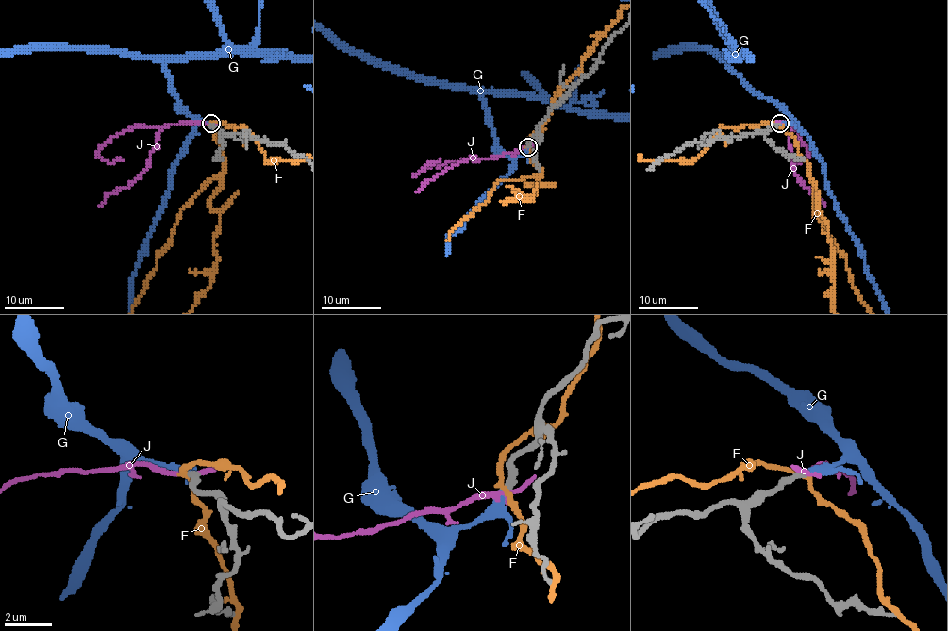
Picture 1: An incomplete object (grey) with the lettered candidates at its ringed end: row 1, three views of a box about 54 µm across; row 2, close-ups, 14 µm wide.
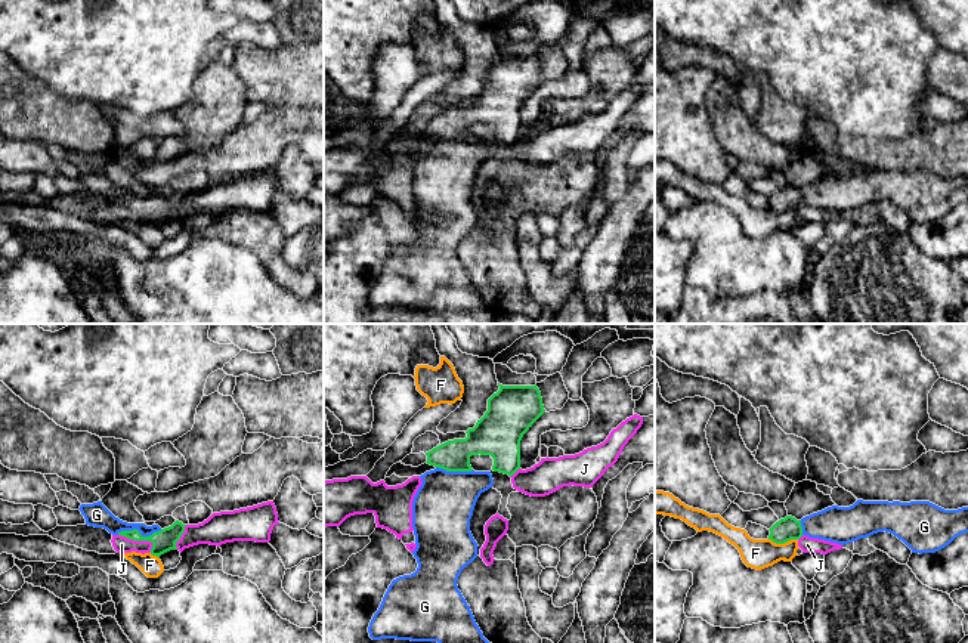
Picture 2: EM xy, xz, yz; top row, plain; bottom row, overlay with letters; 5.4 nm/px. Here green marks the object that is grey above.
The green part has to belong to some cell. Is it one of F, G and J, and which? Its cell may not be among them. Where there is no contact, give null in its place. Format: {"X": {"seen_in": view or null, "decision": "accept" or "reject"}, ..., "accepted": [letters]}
{"F": {"seen_in": "yz", "decision": "reject"}, "G": {"seen_in": "xy", "decision": "accept"}, "J": {"seen_in": "xy", "decision": "reject"}, "accepted": ["G"]}

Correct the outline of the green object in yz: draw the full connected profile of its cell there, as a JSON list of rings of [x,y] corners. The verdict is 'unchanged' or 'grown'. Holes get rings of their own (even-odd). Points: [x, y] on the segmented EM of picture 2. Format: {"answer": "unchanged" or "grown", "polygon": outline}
{"answer": "grown", "polygon": [[[857,500],[850,507],[832,506],[805,516],[801,520],[786,516],[776,522],[768,531],[768,540],[776,544],[785,544],[807,535],[841,545],[885,531],[901,540],[912,553],[935,553],[949,545],[956,537],[968,532],[968,507],[944,510],[930,501],[888,503]]]}

